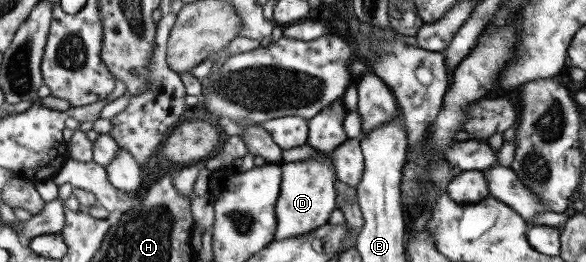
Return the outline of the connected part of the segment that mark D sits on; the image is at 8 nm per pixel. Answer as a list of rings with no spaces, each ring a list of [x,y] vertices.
[[[315,150],[313,158],[299,160],[294,162],[280,162],[281,166],[281,183],[279,183],[279,194],[275,201],[275,232],[273,239],[289,238],[305,233],[309,233],[317,227],[328,223],[329,214],[335,210],[335,169],[331,161],[330,153],[323,153]]]

